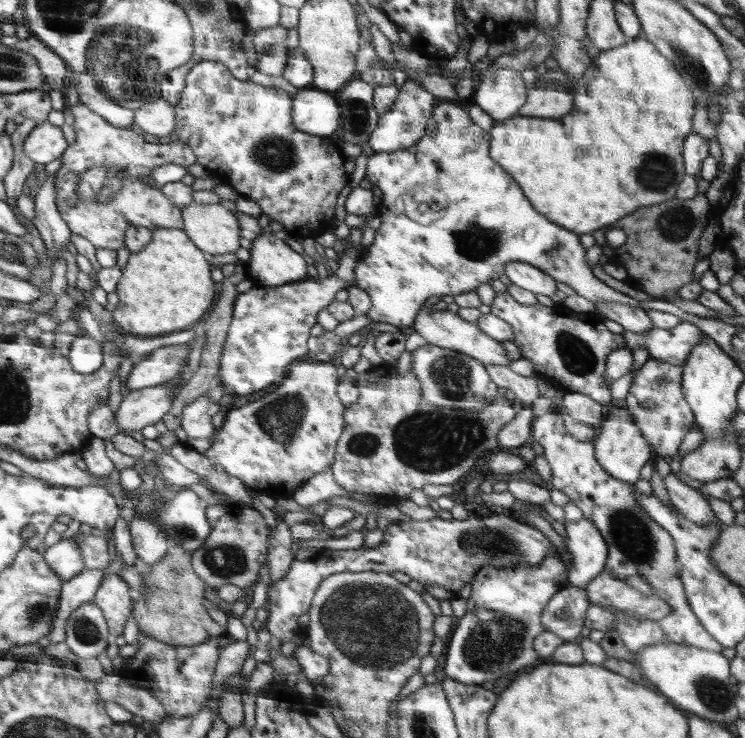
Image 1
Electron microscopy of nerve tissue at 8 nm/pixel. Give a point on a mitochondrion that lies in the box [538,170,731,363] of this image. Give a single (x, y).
(676, 222)

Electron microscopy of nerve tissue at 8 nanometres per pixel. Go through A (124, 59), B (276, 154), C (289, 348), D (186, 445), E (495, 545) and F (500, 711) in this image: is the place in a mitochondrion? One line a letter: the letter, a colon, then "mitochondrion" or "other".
A: mitochondrion
B: mitochondrion
C: other
D: other
E: mitochondrion
F: other

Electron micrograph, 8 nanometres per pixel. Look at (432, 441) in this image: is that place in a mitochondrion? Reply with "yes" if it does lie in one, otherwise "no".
yes

